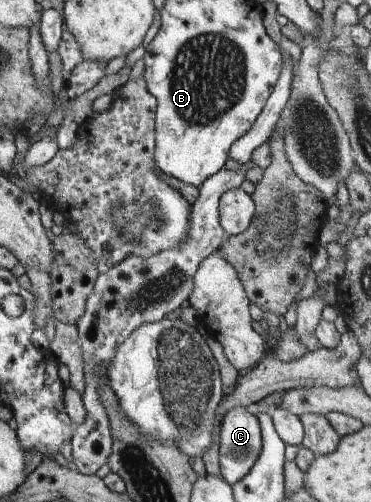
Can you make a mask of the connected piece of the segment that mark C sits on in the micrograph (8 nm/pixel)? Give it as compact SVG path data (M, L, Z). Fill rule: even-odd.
M246 406L231 408L220 422L216 430L216 440L219 448L221 477L230 486L242 480L252 470L263 449L261 424L258 417L250 413Z

